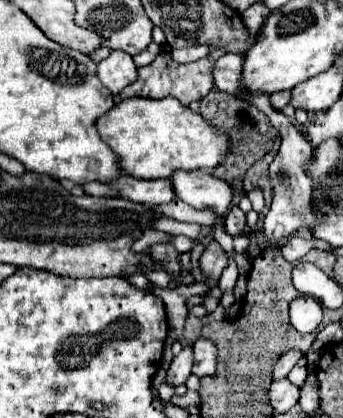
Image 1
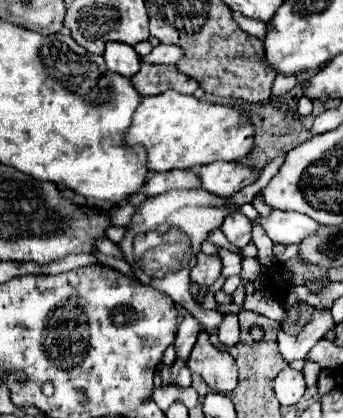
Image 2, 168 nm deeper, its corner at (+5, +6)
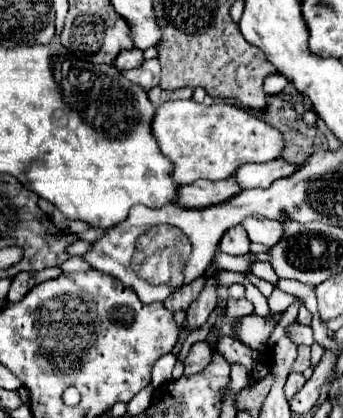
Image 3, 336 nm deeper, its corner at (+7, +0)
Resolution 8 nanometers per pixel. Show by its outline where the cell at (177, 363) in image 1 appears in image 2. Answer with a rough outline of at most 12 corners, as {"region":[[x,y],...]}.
{"region":[[194,316],[178,326],[174,348],[178,360],[188,360],[200,330]]}

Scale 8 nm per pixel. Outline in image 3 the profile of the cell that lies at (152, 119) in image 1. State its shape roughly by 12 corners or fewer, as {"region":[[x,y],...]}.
{"region":[[164,102],[152,122],[180,184],[276,160],[284,136],[234,104]]}

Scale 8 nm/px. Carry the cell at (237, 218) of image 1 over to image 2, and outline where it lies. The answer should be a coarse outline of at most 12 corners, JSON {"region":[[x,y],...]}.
{"region":[[232,212],[222,224],[230,244],[244,248],[252,240],[252,222]]}

